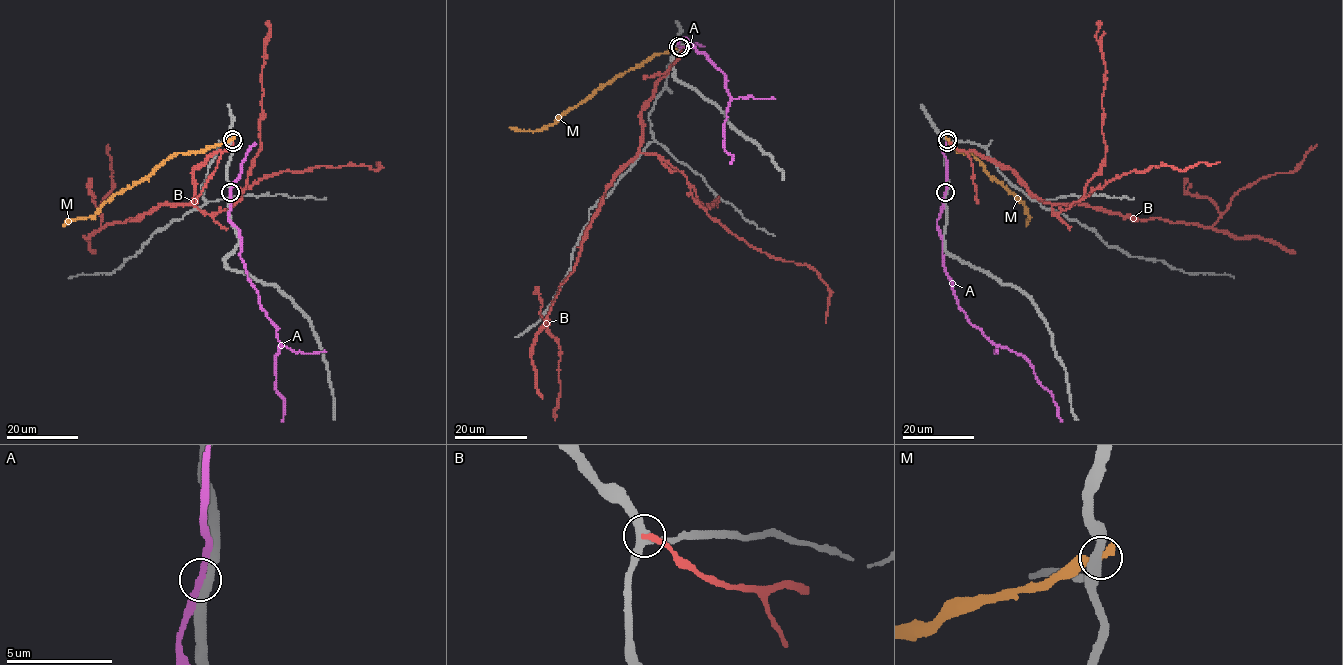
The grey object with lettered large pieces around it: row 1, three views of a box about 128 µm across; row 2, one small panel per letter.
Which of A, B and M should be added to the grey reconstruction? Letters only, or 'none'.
none

